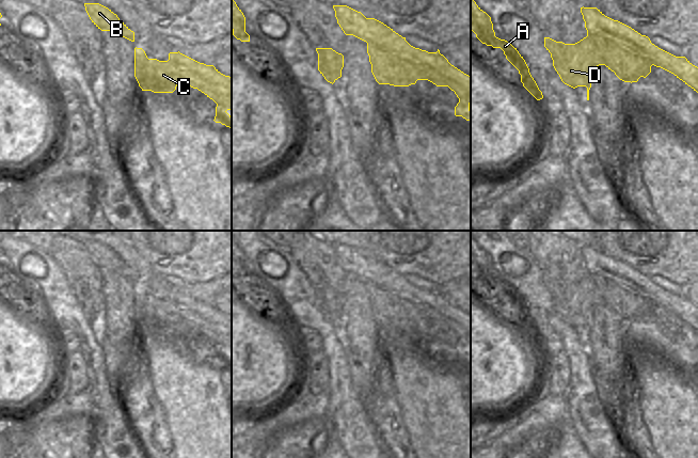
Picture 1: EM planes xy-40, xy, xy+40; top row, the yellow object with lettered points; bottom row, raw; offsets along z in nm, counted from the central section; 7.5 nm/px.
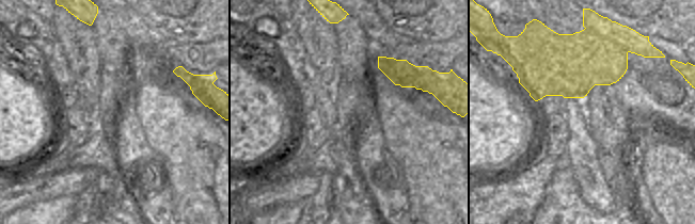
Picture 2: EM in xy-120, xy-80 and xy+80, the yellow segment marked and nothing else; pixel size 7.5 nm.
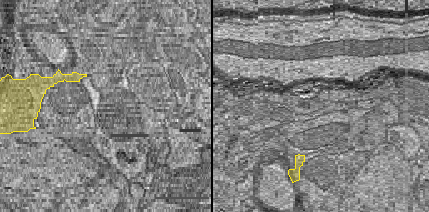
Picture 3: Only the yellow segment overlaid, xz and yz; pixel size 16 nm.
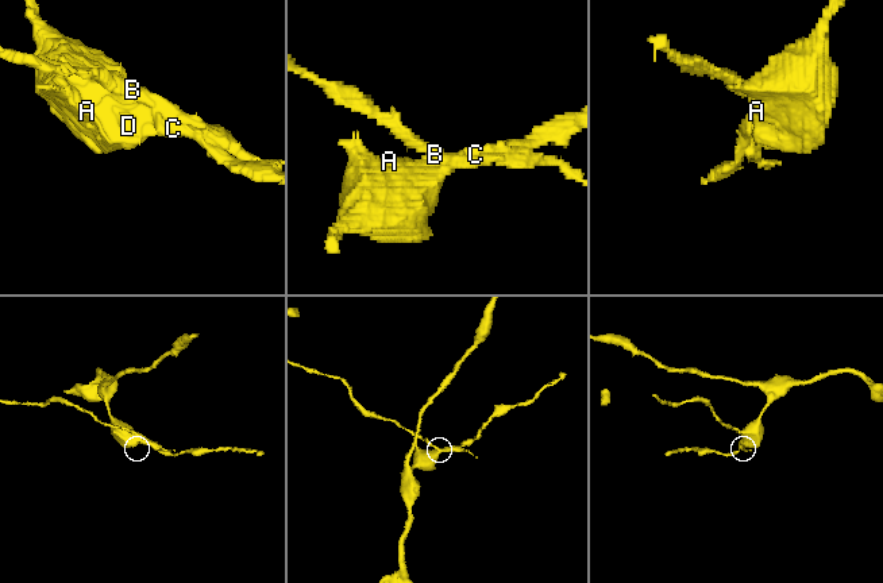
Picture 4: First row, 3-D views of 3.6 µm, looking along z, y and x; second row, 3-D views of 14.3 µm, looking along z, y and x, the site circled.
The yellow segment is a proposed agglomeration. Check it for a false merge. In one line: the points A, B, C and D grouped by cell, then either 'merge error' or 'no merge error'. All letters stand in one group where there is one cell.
groups A C D / B; merge error

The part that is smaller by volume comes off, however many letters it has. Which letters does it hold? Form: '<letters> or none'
B

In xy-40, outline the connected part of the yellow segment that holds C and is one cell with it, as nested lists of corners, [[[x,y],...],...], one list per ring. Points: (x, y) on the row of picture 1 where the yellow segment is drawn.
[[[136,47],[134,77],[142,91],[173,93],[179,82],[197,89],[217,104],[213,121],[232,129],[232,116],[226,112],[232,110],[232,97],[193,72],[178,67],[174,63],[148,59],[142,48]]]

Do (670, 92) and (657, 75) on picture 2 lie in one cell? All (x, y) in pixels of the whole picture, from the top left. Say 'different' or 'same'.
same

